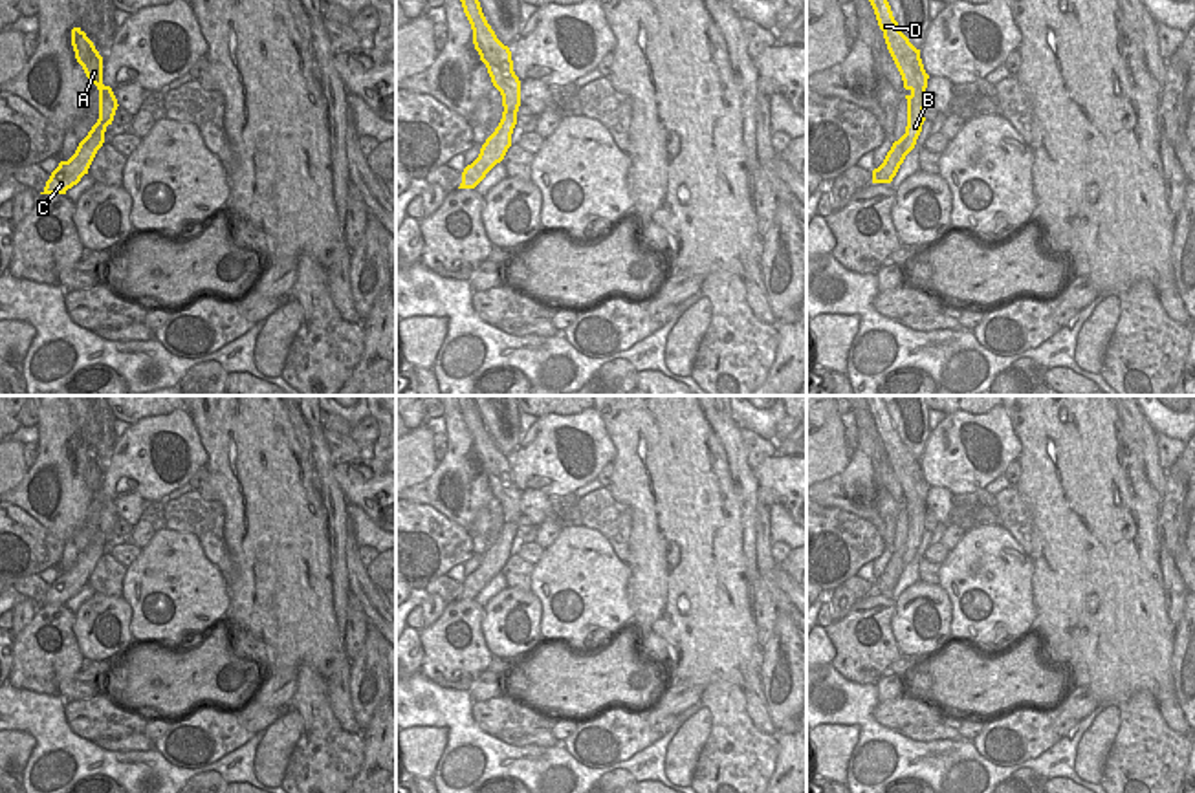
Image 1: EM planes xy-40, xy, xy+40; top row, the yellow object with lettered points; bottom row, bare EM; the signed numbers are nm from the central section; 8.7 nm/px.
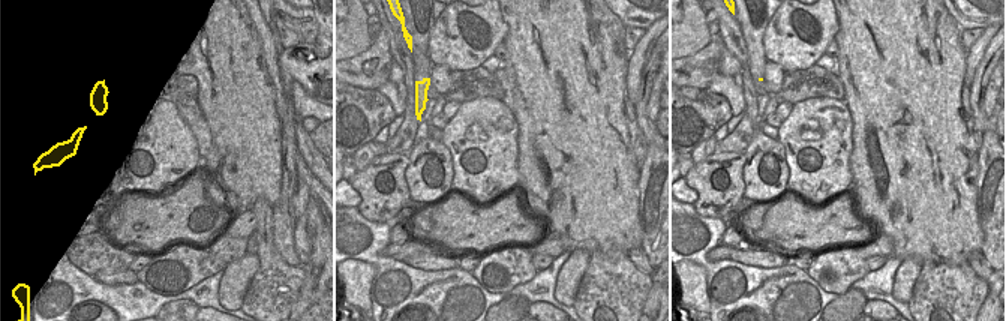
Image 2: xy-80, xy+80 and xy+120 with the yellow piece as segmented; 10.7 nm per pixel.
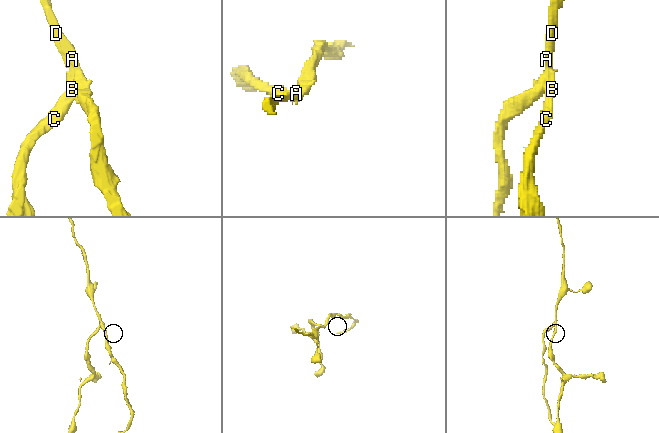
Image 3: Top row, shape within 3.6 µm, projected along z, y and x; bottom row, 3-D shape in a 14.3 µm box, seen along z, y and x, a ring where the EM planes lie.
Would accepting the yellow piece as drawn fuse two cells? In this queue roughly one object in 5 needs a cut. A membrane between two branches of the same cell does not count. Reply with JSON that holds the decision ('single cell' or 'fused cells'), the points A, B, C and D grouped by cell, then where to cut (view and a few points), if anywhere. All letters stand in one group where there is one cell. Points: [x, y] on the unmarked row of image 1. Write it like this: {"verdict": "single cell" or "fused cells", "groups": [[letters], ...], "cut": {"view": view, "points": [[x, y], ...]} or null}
{"verdict": "fused cells", "groups": [["A", "D"], ["B", "C"]], "cut": {"view": "xy+40", "points": [[908, 497], [917, 497], [922, 502], [924, 517]]}}

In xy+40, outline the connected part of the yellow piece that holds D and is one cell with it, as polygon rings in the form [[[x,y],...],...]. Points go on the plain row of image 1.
[[[865,396],[887,460],[902,485],[904,498],[918,498],[926,505],[929,485],[924,480],[920,460],[900,441],[882,396]]]

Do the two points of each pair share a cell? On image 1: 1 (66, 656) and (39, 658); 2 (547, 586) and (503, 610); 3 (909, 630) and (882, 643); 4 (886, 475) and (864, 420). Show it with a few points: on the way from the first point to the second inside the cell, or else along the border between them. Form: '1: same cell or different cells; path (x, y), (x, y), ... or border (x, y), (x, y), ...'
1: same cell; path (59, 656), (46, 656)
2: different cells; border (530, 592), (541, 607), (543, 636)
3: different cells; border (895, 601), (891, 629), (895, 645), (900, 651)
4: same cell; path (880, 462), (873, 433)

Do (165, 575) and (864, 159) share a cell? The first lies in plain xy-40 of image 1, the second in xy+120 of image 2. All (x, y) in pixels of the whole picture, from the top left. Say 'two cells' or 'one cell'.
two cells

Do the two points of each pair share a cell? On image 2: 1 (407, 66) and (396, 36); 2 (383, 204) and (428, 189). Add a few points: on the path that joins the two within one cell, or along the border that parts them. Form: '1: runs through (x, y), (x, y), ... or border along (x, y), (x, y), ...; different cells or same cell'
1: runs through (404, 59), (398, 44); same cell
2: border along (408, 159), (405, 182), (411, 198); different cells

